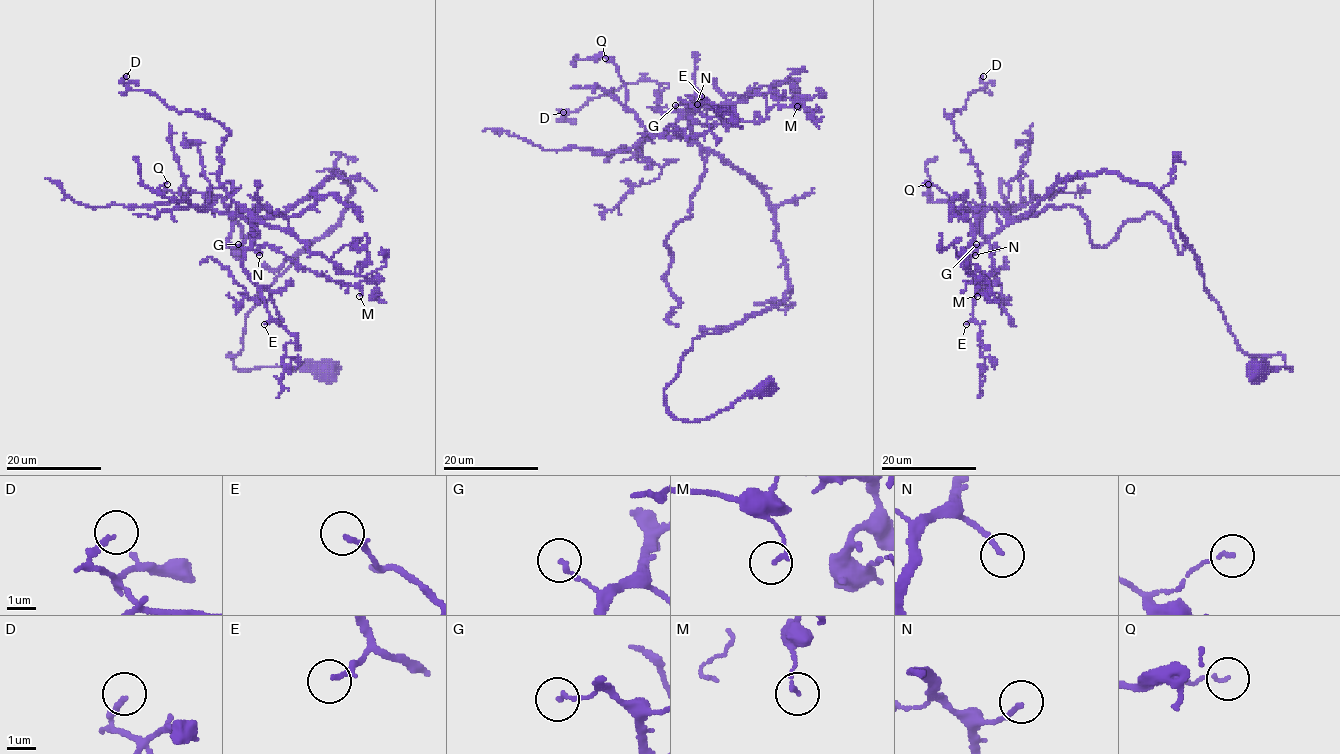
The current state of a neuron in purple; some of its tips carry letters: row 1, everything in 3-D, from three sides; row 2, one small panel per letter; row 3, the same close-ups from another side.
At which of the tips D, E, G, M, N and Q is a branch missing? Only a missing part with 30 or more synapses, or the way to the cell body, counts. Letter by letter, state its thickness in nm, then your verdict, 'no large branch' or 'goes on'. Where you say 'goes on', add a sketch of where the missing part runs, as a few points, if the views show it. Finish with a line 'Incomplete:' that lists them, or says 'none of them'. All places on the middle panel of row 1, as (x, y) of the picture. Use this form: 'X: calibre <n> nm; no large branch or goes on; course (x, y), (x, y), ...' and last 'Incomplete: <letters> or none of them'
D: calibre 180 nm; no large branch
E: calibre 160 nm; no large branch
G: calibre 140 nm; no large branch
M: calibre 130 nm; no large branch
N: calibre 140 nm; goes on; course (697, 104), (708, 103), (714, 97), (706, 87), (711, 81), (726, 83)
Q: calibre 110 nm; no large branch
Incomplete: N

